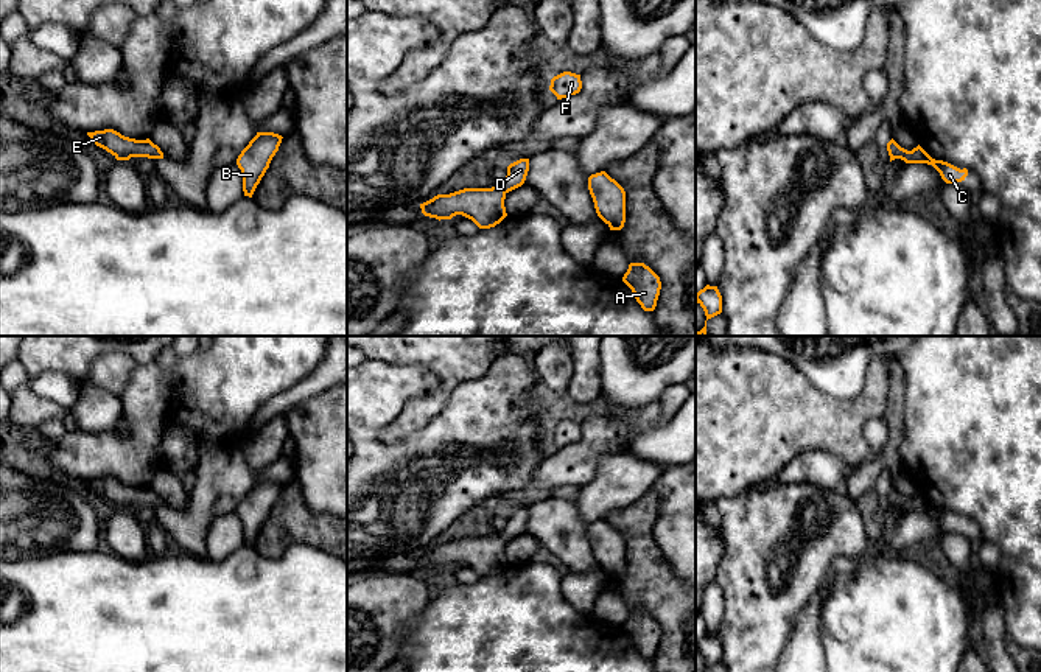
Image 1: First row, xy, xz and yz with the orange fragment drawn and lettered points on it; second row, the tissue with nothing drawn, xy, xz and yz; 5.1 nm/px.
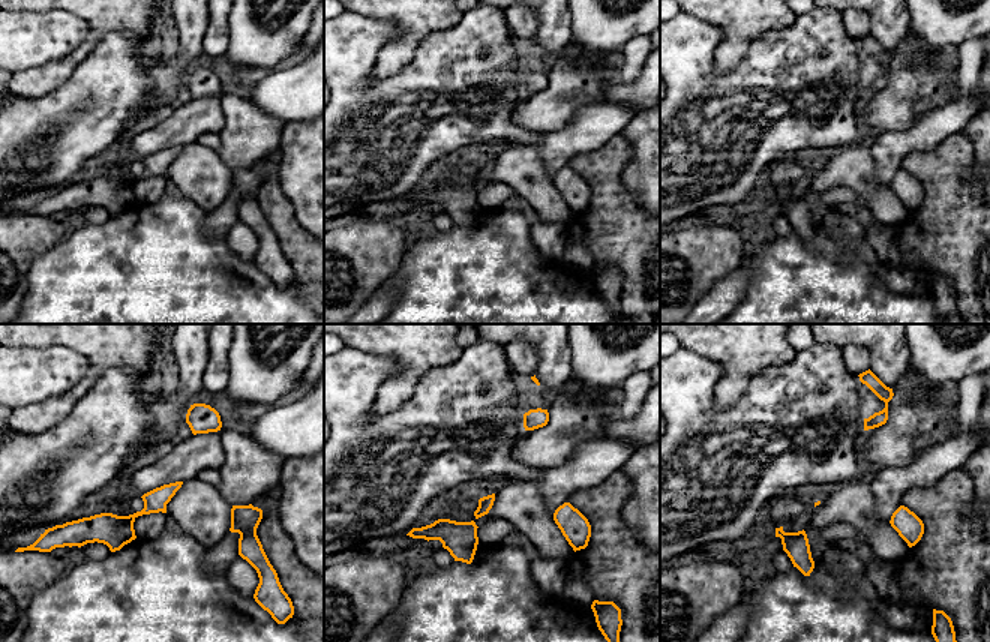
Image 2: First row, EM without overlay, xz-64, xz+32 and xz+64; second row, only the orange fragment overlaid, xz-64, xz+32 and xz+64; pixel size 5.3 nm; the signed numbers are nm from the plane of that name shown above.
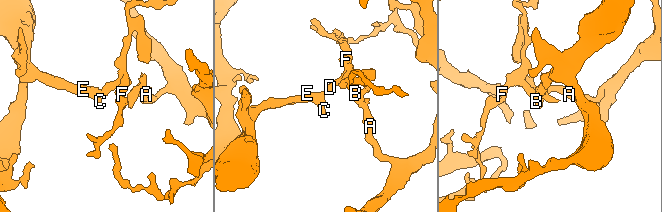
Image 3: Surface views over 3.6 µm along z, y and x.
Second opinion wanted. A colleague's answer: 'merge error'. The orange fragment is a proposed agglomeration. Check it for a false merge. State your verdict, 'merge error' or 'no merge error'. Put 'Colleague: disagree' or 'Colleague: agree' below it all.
no merge error
Colleague: disagree

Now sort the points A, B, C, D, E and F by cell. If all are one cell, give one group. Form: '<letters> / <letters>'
A B C D E F

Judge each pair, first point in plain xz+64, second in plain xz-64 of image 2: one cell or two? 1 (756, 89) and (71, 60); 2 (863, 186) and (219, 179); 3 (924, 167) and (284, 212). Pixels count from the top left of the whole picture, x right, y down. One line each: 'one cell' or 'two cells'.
1: two cells
2: one cell
3: one cell

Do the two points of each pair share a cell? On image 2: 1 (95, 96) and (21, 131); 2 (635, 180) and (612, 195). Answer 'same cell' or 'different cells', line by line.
1: same cell
2: different cells

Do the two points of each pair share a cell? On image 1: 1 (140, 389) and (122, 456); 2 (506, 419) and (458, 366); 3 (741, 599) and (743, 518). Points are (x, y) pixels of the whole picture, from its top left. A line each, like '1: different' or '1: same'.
1: same
2: different
3: same

